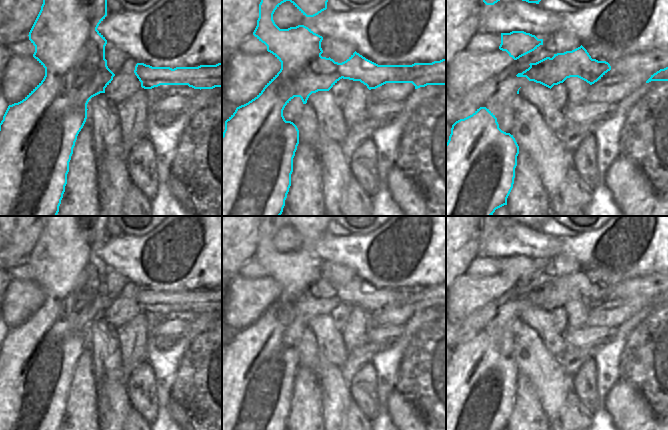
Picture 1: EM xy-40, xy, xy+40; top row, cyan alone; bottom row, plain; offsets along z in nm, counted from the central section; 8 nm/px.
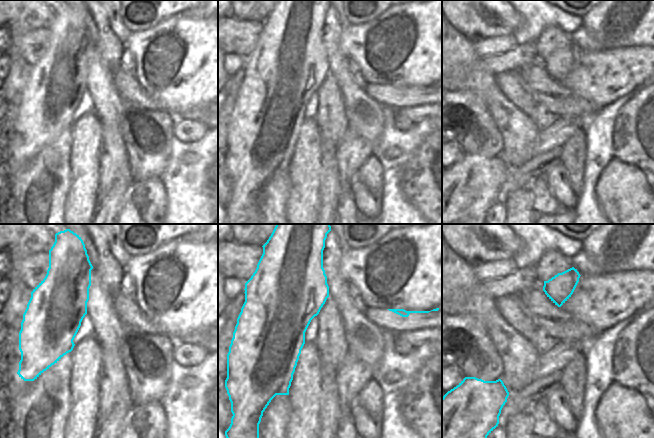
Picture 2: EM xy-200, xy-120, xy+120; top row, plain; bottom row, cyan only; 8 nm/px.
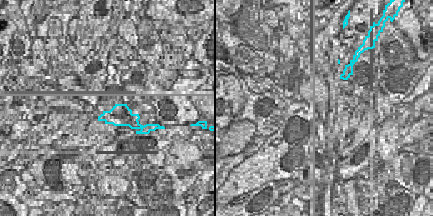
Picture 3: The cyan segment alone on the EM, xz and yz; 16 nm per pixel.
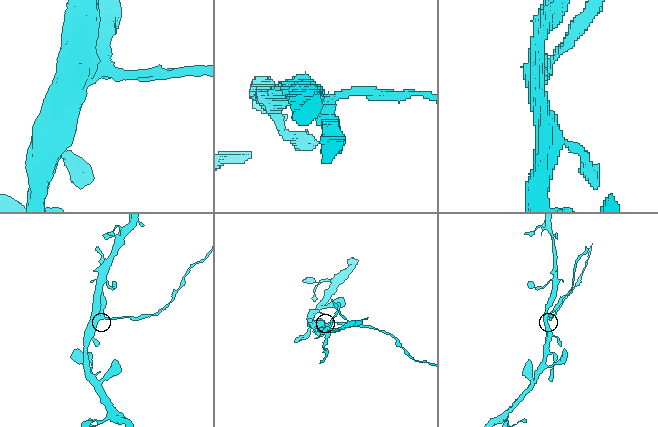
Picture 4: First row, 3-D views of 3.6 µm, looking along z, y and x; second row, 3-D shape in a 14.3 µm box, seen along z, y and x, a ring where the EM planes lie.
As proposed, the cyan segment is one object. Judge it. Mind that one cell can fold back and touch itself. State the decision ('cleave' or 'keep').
cleave

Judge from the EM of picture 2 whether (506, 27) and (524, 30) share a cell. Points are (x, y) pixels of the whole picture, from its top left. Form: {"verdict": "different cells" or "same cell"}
{"verdict": "different cells"}

